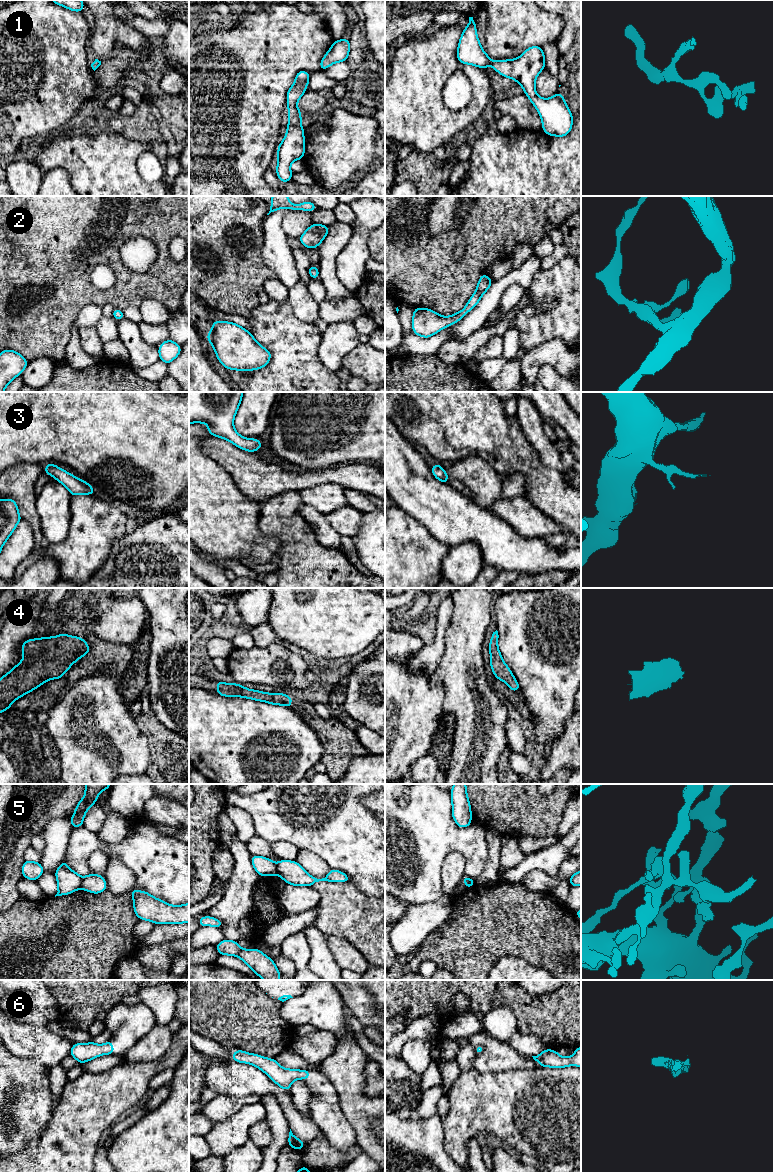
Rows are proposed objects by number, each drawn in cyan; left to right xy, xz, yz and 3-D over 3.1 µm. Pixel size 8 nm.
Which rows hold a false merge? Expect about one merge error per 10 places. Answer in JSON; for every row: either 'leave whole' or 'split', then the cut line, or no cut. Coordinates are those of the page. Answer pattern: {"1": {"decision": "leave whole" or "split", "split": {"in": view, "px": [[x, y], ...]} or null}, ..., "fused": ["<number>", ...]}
{"1": {"decision": "leave whole", "split": null}, "2": {"decision": "leave whole", "split": null}, "3": {"decision": "leave whole", "split": null}, "4": {"decision": "leave whole", "split": null}, "5": {"decision": "split", "split": {"in": "xy", "px": [[82, 878], [80, 887]]}}, "6": {"decision": "leave whole", "split": null}, "fused": ["5"]}

